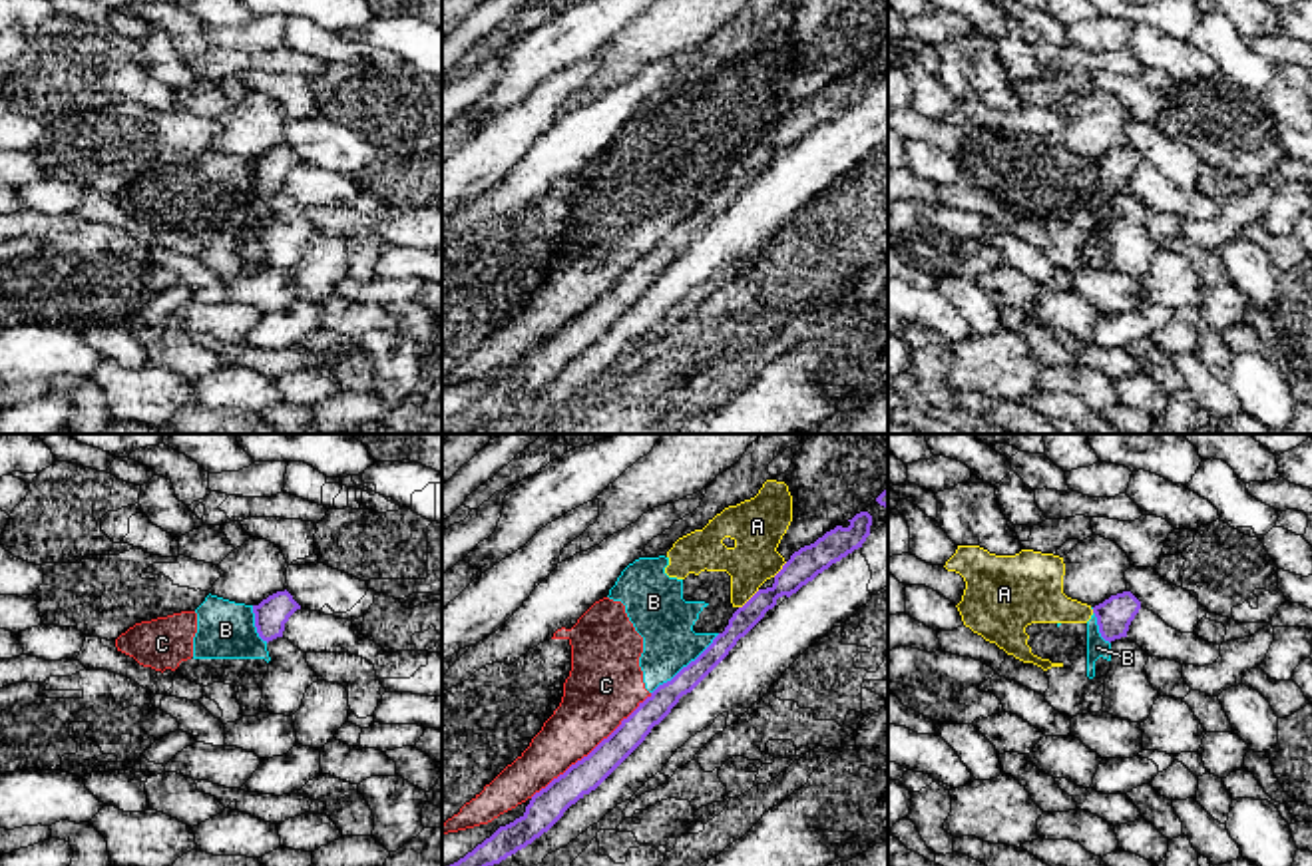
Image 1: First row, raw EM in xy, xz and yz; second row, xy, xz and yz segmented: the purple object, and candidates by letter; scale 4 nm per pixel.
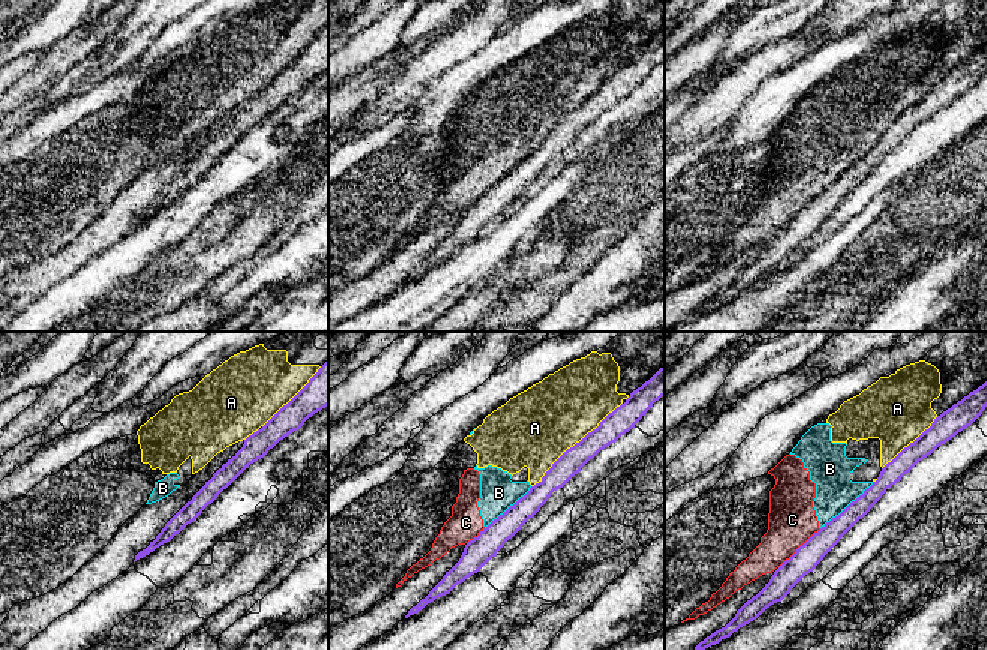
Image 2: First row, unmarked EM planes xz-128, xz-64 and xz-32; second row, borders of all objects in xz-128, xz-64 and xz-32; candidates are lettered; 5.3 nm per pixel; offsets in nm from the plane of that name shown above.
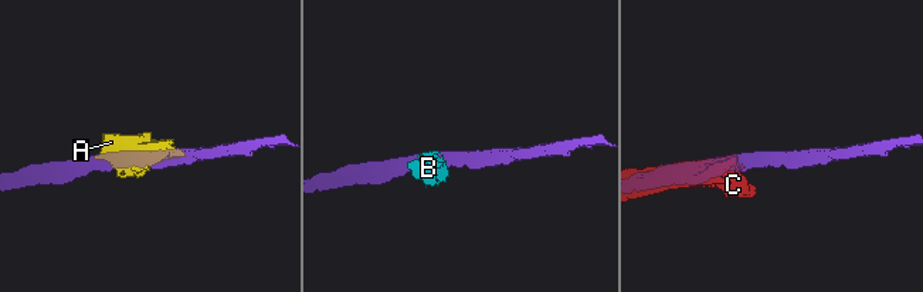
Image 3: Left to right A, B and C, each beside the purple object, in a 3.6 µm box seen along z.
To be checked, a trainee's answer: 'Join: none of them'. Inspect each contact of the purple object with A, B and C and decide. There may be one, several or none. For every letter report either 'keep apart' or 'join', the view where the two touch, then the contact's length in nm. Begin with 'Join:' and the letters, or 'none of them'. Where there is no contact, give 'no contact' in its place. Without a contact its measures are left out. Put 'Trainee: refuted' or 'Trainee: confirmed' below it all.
Join: none of them
A: keep apart | xz | 120 nm
B: keep apart | xz | 380 nm
C: keep apart | xz | 650 nm
Trainee: confirmed

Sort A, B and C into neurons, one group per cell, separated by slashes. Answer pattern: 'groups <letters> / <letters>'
groups A B C

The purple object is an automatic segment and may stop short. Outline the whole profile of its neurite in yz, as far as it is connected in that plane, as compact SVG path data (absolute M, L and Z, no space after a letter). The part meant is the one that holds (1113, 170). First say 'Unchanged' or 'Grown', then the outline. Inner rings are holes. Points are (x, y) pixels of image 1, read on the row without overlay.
Unchanged. M1123 145L1111 149L1103 157L1093 161L1097 171L1099 187L1105 195L1127 191L1129 179L1141 163L1141 155L1131 147Z

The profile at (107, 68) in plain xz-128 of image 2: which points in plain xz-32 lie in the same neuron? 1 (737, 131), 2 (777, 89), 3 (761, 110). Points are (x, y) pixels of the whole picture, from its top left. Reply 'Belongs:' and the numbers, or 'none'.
Belongs: none

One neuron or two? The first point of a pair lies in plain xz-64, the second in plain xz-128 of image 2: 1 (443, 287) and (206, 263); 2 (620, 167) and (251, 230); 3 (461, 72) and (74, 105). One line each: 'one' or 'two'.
1: two
2: two
3: two

